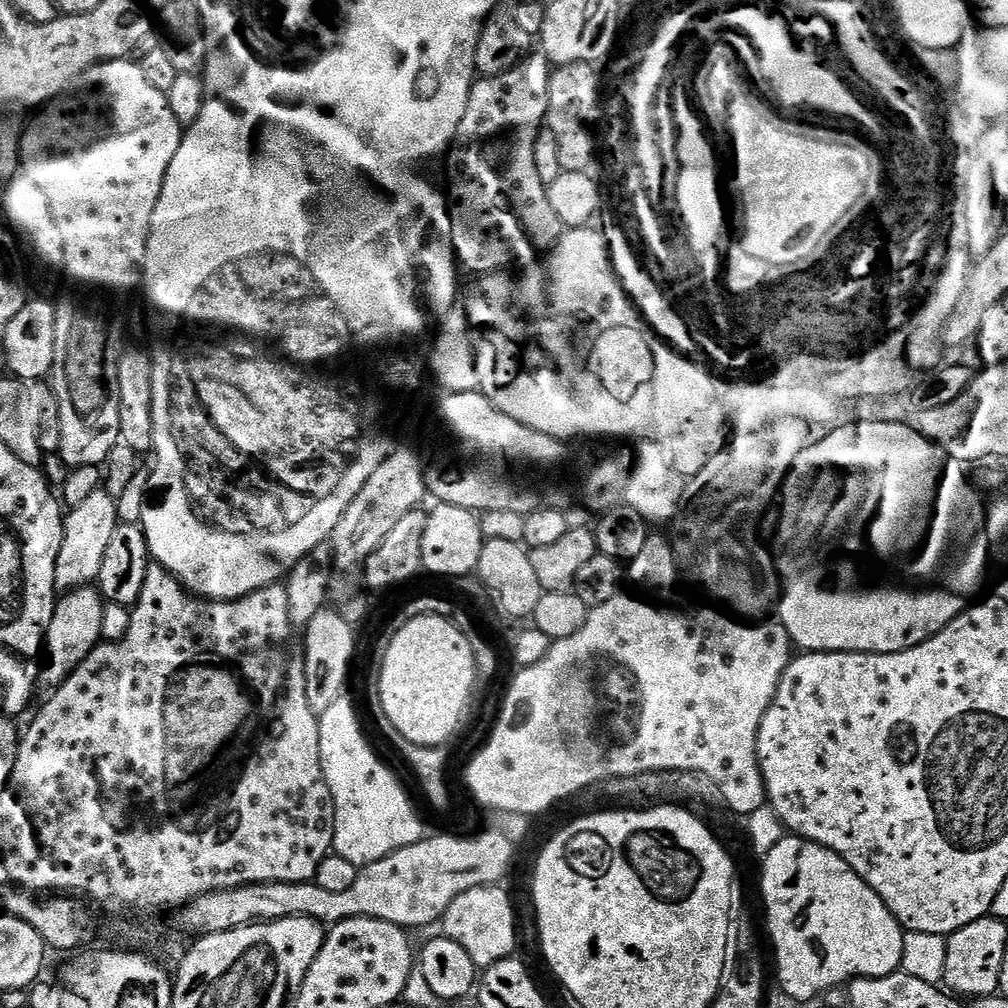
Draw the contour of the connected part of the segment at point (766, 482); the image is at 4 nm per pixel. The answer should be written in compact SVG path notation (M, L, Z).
M788 416L765 428L733 435L724 449L687 481L684 503L674 524L674 551L679 563L692 571L693 578L714 599L721 600L716 602L729 604L724 606L737 617L763 621L782 595L773 553L771 556L758 539L758 525L760 515L783 489L798 454L813 443L812 432L805 420Z

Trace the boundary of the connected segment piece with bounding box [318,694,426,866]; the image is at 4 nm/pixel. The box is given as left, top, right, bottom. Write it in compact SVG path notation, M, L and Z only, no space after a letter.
M345 694L333 702L320 722L320 757L322 774L334 798L335 855L363 866L378 862L402 846L425 839L424 824L412 809L408 796L396 776L379 760L364 730L357 705L352 705L351 695Z

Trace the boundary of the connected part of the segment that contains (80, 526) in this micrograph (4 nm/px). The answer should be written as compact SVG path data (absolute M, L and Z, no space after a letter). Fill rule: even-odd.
M98 490L94 494L82 498L82 502L78 502L78 506L70 509L64 516L62 546L58 550L54 570L57 589L83 588L95 581L98 570L102 566L102 554L106 552L110 534L114 534L117 523L116 500L113 493L107 490Z

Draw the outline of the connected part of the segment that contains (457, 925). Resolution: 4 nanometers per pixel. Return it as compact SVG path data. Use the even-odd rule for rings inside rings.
M489 886L466 890L466 894L458 894L458 898L450 902L442 921L443 935L458 942L458 946L462 946L466 954L470 954L470 958L480 970L489 968L491 964L496 964L499 960L509 959L515 953L512 951L516 948L516 912L512 909L511 898L502 889L503 887L500 886Z

